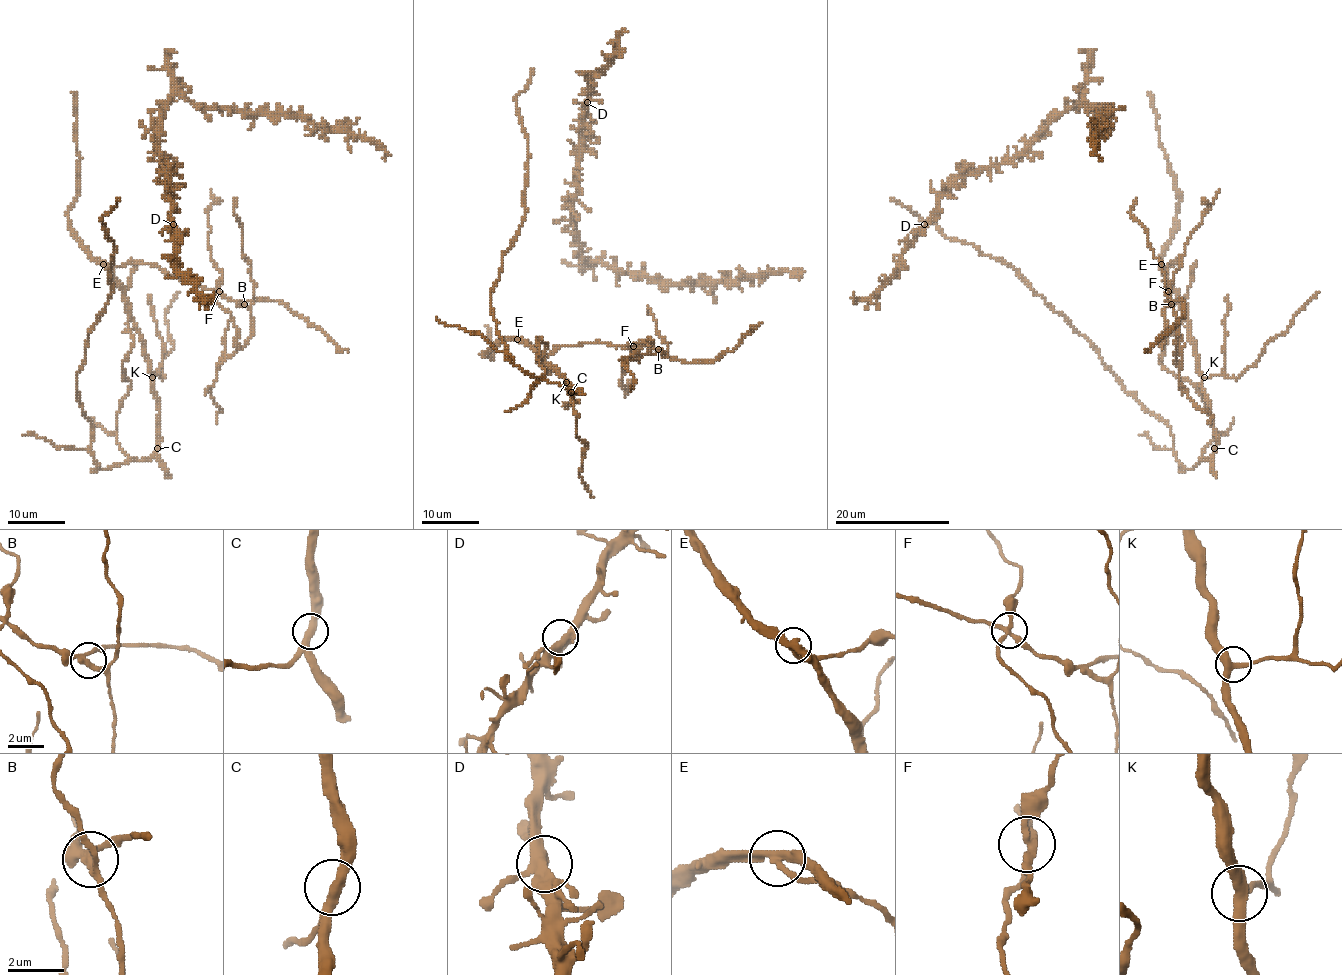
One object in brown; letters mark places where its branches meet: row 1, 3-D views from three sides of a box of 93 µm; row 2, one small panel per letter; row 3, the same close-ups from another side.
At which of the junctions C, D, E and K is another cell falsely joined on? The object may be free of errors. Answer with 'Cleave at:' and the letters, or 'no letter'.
Cleave at: E

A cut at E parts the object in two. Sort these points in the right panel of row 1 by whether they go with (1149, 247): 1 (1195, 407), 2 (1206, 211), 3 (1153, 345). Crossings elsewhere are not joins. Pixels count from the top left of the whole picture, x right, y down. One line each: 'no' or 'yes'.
1: yes
2: yes
3: yes

